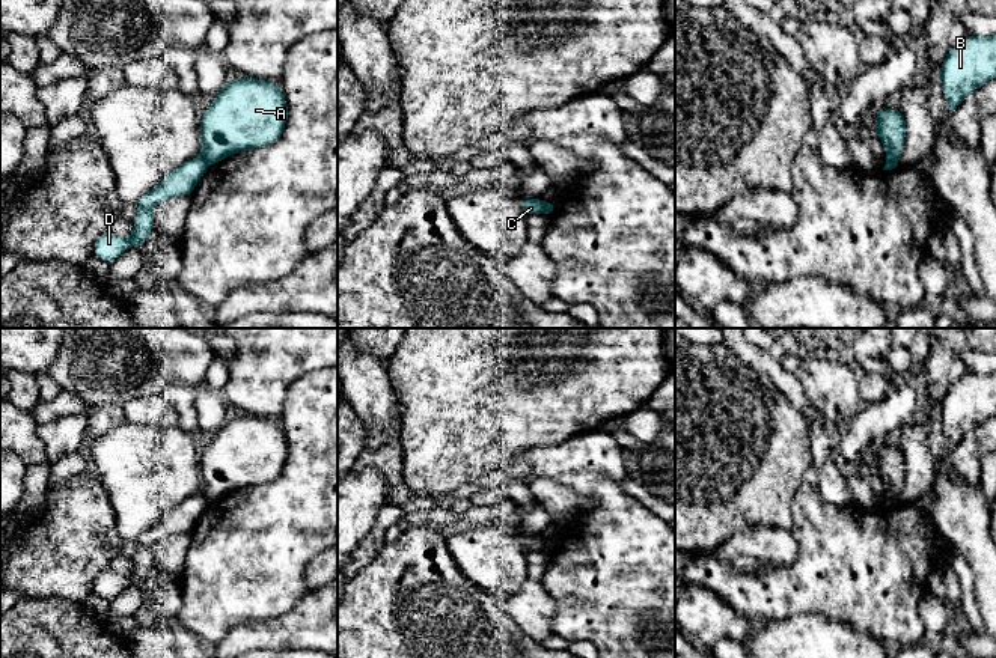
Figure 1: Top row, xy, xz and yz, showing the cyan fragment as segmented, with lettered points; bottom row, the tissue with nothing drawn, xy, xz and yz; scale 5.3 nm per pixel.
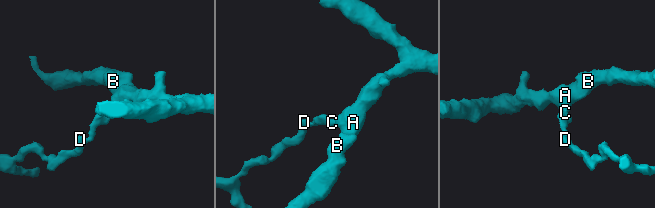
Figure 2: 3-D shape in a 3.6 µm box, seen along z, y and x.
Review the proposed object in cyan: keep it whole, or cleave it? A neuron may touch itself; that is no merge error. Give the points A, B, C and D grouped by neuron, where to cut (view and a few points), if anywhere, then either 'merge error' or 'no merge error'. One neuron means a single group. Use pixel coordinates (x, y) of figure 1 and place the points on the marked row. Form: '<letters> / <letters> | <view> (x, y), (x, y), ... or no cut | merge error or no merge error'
A B / C D | xz (546, 202), (543, 213) | merge error

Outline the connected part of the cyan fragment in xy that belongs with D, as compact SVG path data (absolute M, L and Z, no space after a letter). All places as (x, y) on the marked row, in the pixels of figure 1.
M202 157L191 158L163 178L157 187L139 199L139 209L133 218L133 236L121 238L110 230L104 232L93 245L93 257L110 264L133 245L145 247L149 233L154 230L152 209L170 197L191 196L208 166Z

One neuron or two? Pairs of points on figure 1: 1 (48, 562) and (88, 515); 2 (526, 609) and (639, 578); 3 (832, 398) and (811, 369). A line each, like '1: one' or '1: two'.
1: one
2: two
3: one

